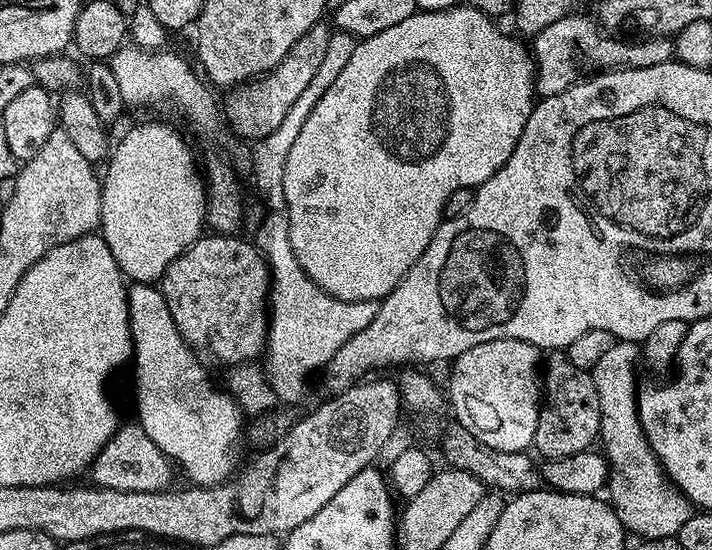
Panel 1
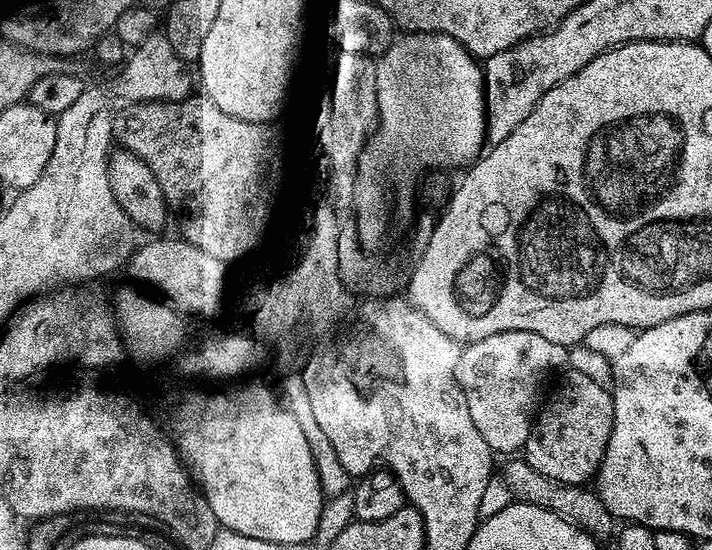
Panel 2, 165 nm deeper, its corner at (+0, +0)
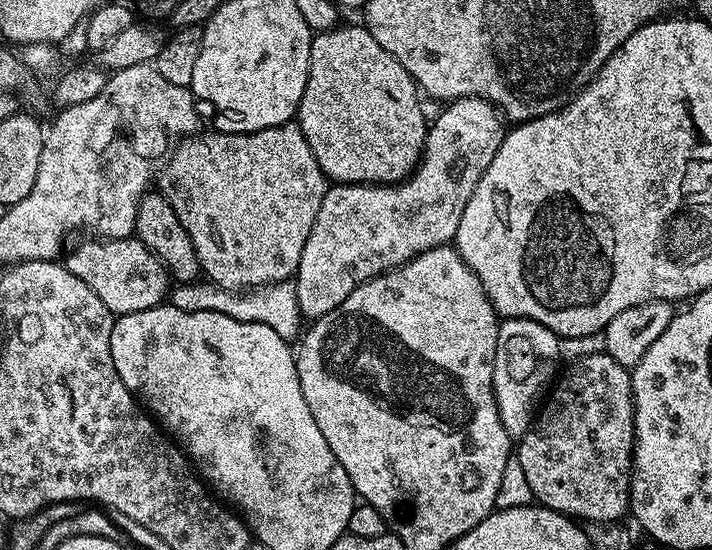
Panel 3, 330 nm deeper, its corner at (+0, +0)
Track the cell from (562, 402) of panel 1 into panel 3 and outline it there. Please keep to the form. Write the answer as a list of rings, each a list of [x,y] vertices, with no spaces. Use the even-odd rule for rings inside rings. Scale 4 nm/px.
[[[607,352],[571,361],[565,368],[568,369],[564,377],[562,372],[555,381],[546,403],[532,421],[532,427],[525,436],[519,437],[514,459],[522,462],[522,470],[530,481],[532,499],[537,505],[561,512],[563,516],[571,516],[577,522],[611,524],[623,521],[623,516],[629,515],[632,498],[632,373],[614,362],[614,358],[610,358]]]

